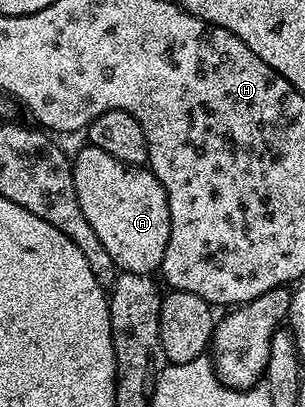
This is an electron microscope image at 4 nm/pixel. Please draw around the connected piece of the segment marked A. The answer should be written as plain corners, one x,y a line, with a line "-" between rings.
84,146
72,160
72,177
78,206
117,269
121,273
155,273
166,254
166,242
170,242
170,206
154,173
144,166
118,162
106,150

